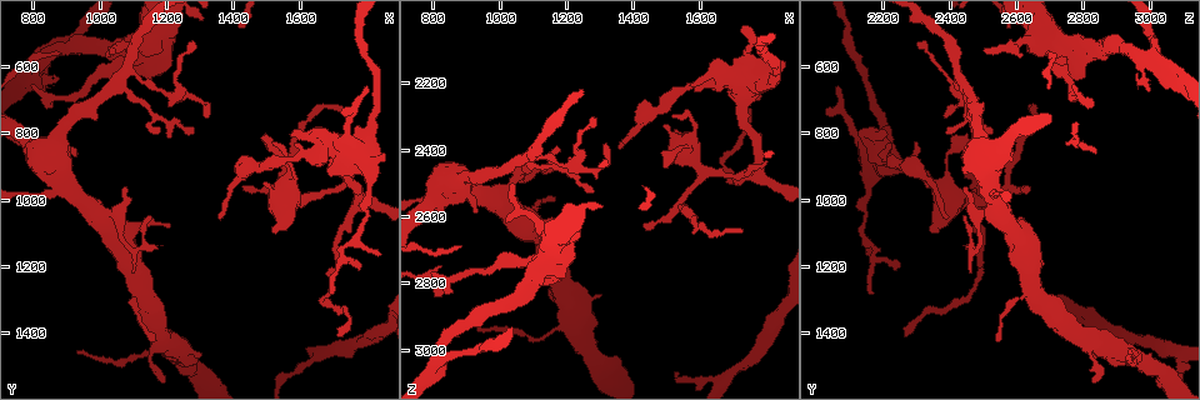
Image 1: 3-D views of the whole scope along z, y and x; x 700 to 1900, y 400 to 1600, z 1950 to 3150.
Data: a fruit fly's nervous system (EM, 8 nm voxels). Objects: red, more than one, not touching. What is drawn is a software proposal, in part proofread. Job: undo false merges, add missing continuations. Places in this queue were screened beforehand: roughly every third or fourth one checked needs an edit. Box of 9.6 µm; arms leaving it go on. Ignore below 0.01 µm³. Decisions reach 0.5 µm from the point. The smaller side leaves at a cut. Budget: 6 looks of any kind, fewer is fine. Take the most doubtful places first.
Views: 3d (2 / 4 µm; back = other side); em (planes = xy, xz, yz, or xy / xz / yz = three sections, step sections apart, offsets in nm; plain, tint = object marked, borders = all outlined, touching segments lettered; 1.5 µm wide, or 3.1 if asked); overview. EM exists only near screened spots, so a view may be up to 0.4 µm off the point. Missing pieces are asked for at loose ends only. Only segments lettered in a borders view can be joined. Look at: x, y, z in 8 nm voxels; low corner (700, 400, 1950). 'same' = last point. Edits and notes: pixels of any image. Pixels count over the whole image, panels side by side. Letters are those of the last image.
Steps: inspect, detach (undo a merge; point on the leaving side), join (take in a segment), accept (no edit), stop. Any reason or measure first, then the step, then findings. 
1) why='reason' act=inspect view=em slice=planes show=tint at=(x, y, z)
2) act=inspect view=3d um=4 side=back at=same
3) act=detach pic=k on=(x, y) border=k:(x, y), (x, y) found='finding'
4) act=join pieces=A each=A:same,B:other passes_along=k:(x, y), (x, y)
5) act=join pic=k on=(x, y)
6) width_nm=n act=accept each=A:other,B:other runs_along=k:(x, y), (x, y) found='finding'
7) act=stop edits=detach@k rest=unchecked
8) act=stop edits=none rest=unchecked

why='three arms meet' act=inspect view=em slice=planes show=borders at=(830, 570, 3010)

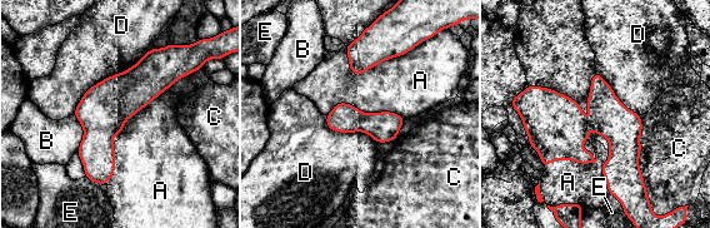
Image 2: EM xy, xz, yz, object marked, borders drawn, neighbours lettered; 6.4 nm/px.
width_nm=260 act=accept each=A:other,B:other,C:other,D:other,E:other runs_along=2:(154, 54), (101, 119), (99, 181) found='all the same neuron'

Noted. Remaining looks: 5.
why='free end' act=inspect view=em slice=yz step=8 show=tint at=(1510, 1090, 2360)

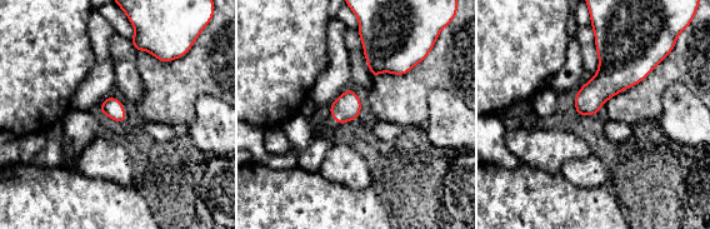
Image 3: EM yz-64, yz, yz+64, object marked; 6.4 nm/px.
act=inspect view=em slice=xy step=4 show=borders at=same

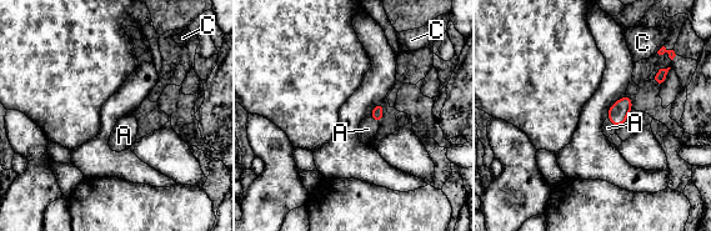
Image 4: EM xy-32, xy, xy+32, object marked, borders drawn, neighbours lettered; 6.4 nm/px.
act=join pieces=A each=A:same,C:other passes_along=4:(617, 114), (611, 122), (607, 127) found='the neuron continues'

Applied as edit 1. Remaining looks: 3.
why='free end' act=inspect view=3d um=2 at=(1290, 790, 2530)

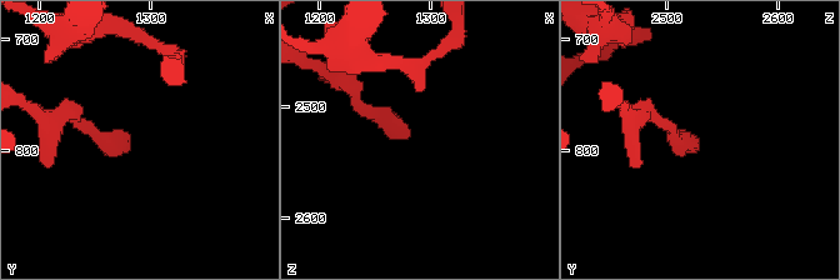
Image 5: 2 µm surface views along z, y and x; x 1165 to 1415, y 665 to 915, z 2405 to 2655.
why='need the tissue' act=inspect view=em slice=xz step=4 show=borders at=(1282, 798, 2528)

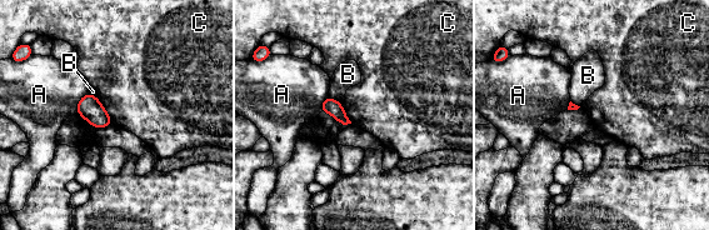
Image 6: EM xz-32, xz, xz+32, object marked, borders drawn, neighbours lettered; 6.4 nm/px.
longest_contact=C:220nm act=accept each=A:other,B:other,C:other border=6:(96, 95), (113, 123) found='no lettered segment goes on from it'

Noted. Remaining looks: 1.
act=stop edits=join@4 rest=unchecked

